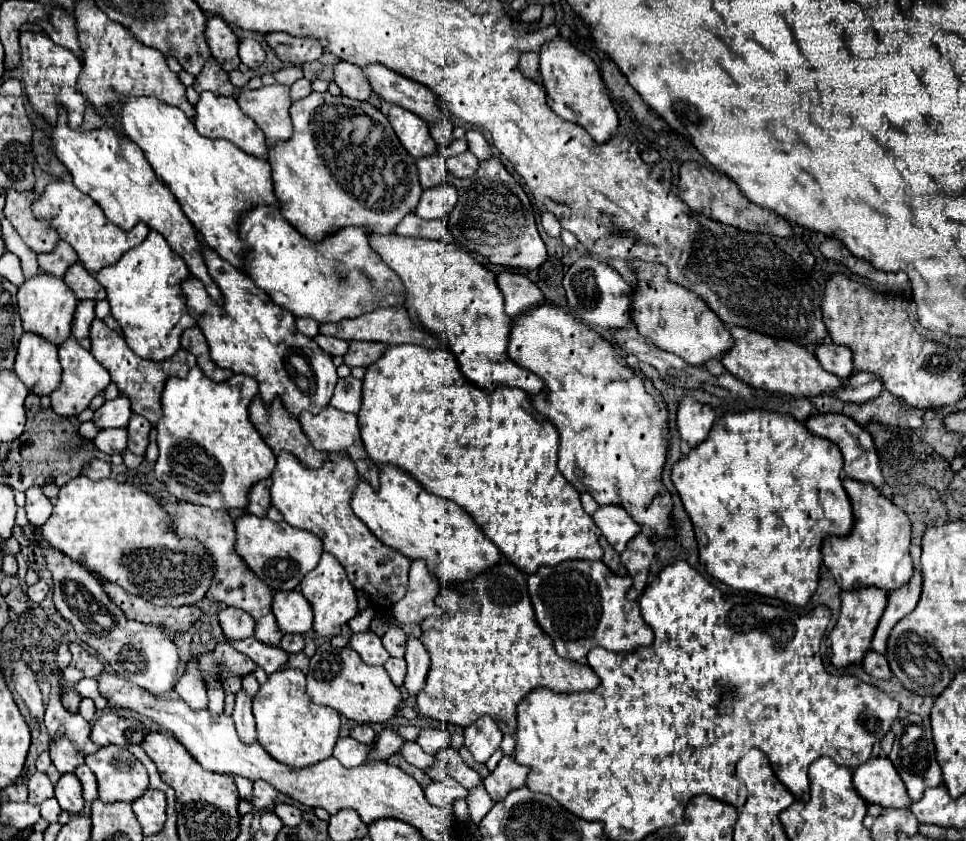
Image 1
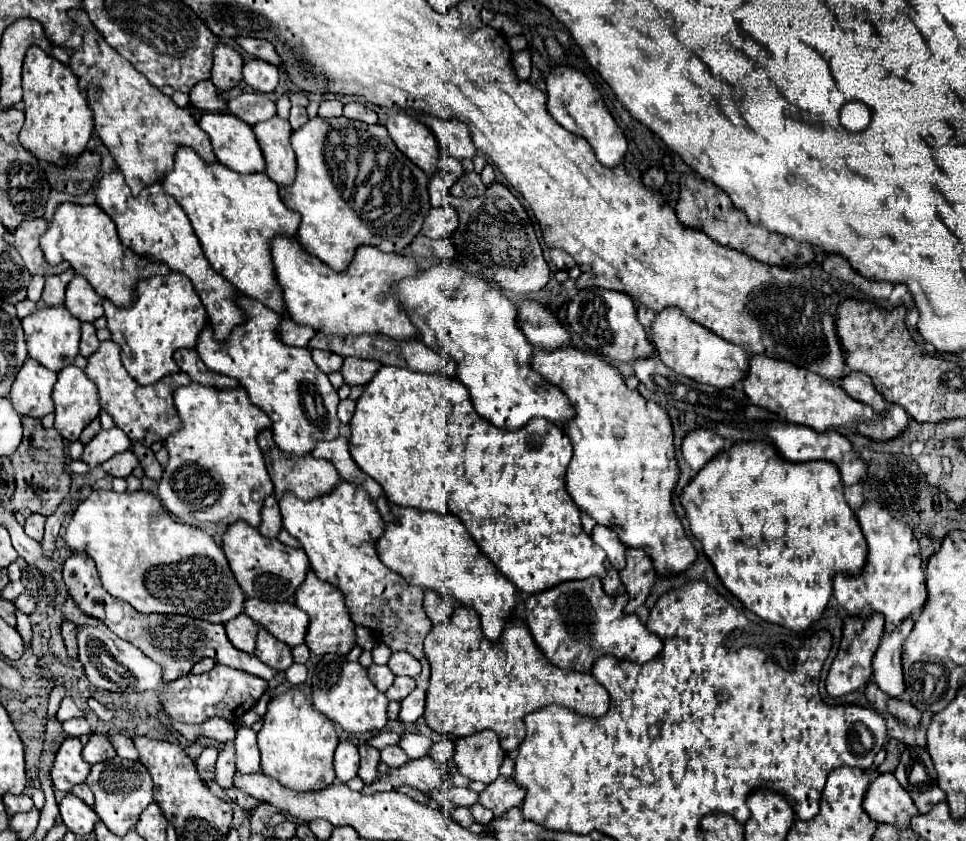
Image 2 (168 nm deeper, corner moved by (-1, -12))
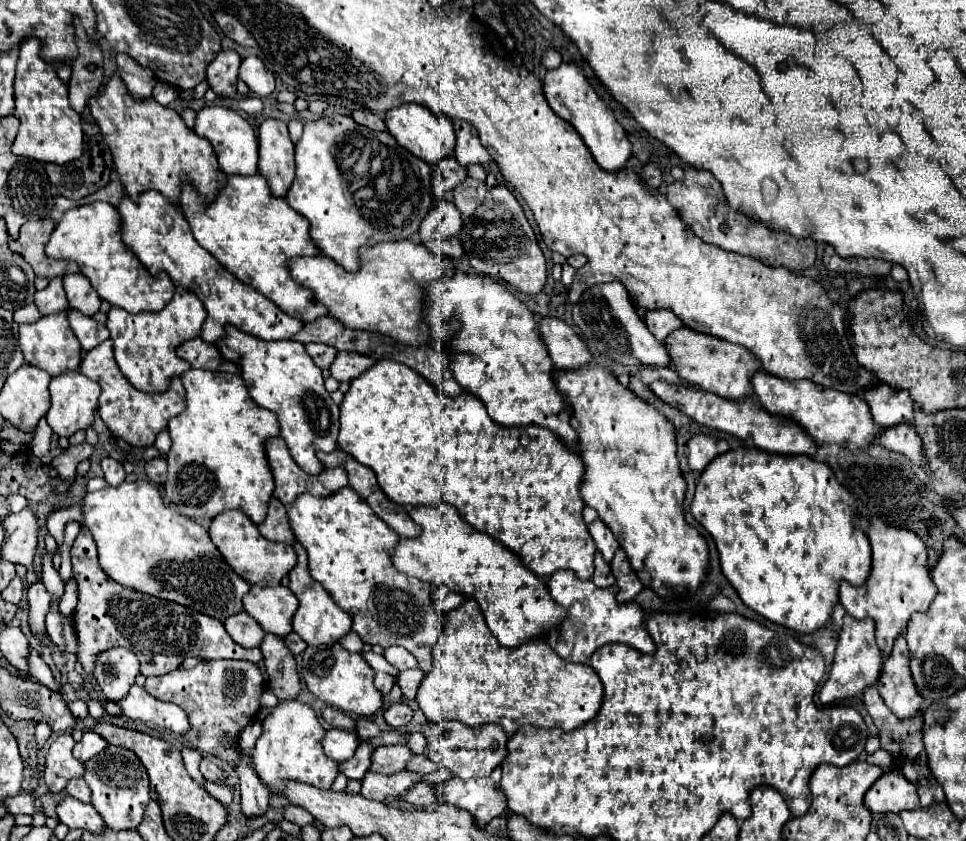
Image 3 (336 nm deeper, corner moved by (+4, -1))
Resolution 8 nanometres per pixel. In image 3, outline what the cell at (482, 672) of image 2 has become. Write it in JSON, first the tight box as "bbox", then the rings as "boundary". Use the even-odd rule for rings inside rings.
{"bbox":[417,599,603,737],"boundary":[[[467,599],[457,609],[443,617],[443,633],[433,649],[433,669],[425,675],[417,691],[417,703],[427,719],[441,721],[461,721],[469,727],[479,727],[483,723],[497,723],[511,737],[523,725],[553,727],[559,725],[565,731],[581,727],[591,721],[603,701],[603,685],[597,673],[585,663],[569,663],[561,659],[543,639],[529,639],[519,647],[503,647],[491,635],[477,601]]]}

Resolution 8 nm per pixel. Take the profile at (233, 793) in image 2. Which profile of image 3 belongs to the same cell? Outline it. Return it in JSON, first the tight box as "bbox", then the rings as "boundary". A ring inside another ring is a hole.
{"bbox":[201,759,227,783],"boundary":[[[203,759],[203,761],[201,761],[201,773],[203,773],[203,777],[205,777],[205,779],[215,781],[215,783],[225,783],[225,781],[227,781],[225,771],[223,771],[221,767],[217,767],[215,763],[207,761],[207,759]]]}

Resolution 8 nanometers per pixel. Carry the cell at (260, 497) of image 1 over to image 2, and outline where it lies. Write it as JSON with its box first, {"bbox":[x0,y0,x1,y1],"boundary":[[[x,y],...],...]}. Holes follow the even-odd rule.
{"bbox":[260,496,282,538],"boundary":[[[268,496],[262,508],[262,524],[260,524],[260,534],[266,538],[276,538],[282,528],[282,516],[278,508],[278,500],[274,496]]]}

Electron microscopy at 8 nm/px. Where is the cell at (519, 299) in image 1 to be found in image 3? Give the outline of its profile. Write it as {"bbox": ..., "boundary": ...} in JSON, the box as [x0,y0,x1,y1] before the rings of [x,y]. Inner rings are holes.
{"bbox":[537,317,593,369],"boundary":[[[537,317],[537,325],[555,367],[579,369],[585,363],[593,361],[585,343],[565,321],[555,317]]]}

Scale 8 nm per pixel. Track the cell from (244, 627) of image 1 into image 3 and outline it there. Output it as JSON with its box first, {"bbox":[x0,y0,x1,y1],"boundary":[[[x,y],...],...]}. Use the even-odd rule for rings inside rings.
{"bbox":[225,611,265,647],"boundary":[[[245,611],[227,617],[225,629],[231,635],[231,639],[237,641],[241,647],[259,647],[265,635],[265,631],[257,625],[257,621],[253,621],[253,617],[249,617]]]}

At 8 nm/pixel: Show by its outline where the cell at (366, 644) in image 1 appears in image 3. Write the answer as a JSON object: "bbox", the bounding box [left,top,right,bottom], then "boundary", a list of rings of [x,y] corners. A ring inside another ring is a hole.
{"bbox":[375,671,395,695],"boundary":[[[377,671],[377,673],[375,673],[375,687],[377,687],[383,695],[387,695],[393,685],[395,685],[395,677],[391,677],[389,673],[383,673],[383,671]]]}

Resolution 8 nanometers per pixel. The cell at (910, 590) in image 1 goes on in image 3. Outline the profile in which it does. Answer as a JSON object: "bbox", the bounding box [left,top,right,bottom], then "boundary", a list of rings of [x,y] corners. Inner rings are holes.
{"bbox":[877,635,923,719],"boundary":[[[903,635],[897,637],[897,641],[893,643],[893,653],[889,653],[889,657],[883,659],[881,677],[877,679],[877,689],[885,705],[901,719],[911,717],[923,701],[917,695],[909,671],[909,651]]]}

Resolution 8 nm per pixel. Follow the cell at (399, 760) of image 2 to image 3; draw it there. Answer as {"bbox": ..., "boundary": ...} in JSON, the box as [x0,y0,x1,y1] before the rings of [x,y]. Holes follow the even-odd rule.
{"bbox":[357,719,381,739],"boundary":[[[357,719],[357,735],[359,739],[373,739],[373,737],[379,737],[381,735],[381,729],[369,721],[369,719]]]}

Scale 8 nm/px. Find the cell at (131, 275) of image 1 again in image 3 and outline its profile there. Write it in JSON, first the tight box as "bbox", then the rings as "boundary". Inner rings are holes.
{"bbox":[107,285,207,391],"boundary":[[[175,285],[173,299],[161,311],[141,311],[137,315],[129,315],[121,307],[111,307],[107,313],[107,329],[115,343],[115,361],[121,373],[139,391],[163,391],[173,375],[181,375],[189,369],[189,363],[179,359],[175,355],[175,349],[183,341],[201,335],[205,317],[207,313],[199,297],[193,291],[183,289],[181,285]]]}

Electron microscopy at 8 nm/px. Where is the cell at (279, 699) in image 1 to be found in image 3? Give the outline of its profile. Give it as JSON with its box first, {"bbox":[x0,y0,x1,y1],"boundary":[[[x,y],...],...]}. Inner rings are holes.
{"bbox":[253,699,339,791],"boundary":[[[283,699],[279,701],[271,713],[263,719],[263,733],[261,737],[257,739],[255,743],[255,749],[253,749],[253,765],[255,765],[255,771],[257,775],[261,777],[261,781],[273,791],[275,787],[281,787],[281,783],[285,779],[295,779],[295,781],[303,781],[303,783],[309,783],[313,787],[321,787],[321,789],[329,789],[331,783],[335,781],[337,773],[339,773],[339,765],[329,759],[325,753],[323,753],[323,741],[325,737],[325,729],[321,727],[315,711],[311,705],[303,703],[301,699]]]}

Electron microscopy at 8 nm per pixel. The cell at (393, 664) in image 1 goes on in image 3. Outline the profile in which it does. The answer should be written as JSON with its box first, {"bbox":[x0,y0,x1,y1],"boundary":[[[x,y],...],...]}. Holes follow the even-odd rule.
{"bbox":[397,669,425,701],"boundary":[[[405,669],[405,671],[399,671],[397,685],[401,687],[405,699],[409,699],[409,701],[415,699],[417,687],[419,687],[419,683],[421,683],[423,677],[425,677],[425,673],[421,669]]]}

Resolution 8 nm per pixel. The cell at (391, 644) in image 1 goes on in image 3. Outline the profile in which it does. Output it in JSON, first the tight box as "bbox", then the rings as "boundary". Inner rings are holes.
{"bbox":[383,647,417,669],"boundary":[[[387,647],[383,657],[397,669],[413,669],[413,667],[417,667],[417,659],[405,647]]]}

